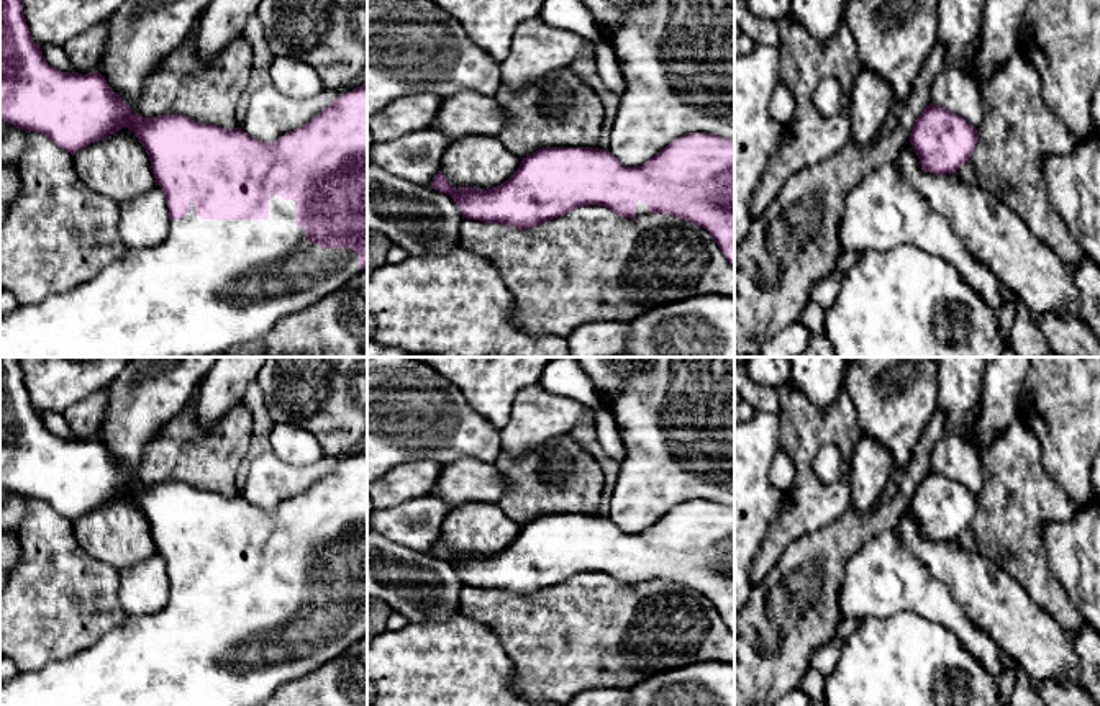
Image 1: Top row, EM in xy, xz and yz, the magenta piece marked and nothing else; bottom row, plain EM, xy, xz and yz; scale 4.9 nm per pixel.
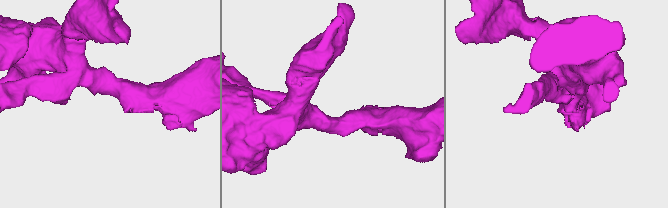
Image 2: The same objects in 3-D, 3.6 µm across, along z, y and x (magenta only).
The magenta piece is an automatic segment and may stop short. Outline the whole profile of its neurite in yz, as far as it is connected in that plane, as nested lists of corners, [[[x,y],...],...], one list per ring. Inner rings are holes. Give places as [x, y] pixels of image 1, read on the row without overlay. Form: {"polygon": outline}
{"polygon": [[[934,470],[921,478],[910,500],[921,536],[941,542],[956,541],[977,508],[977,496],[969,488]]]}

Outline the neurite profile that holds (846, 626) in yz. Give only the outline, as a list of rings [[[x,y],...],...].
[[[841,618],[838,626],[836,626],[836,632],[834,632],[834,639],[838,640],[839,649],[843,647],[843,644],[857,632],[861,621],[859,619],[852,619],[852,618]]]

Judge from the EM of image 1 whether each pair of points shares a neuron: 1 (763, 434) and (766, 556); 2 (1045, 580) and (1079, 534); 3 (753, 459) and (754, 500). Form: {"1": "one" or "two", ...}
{"1": "two", "2": "two", "3": "one"}

